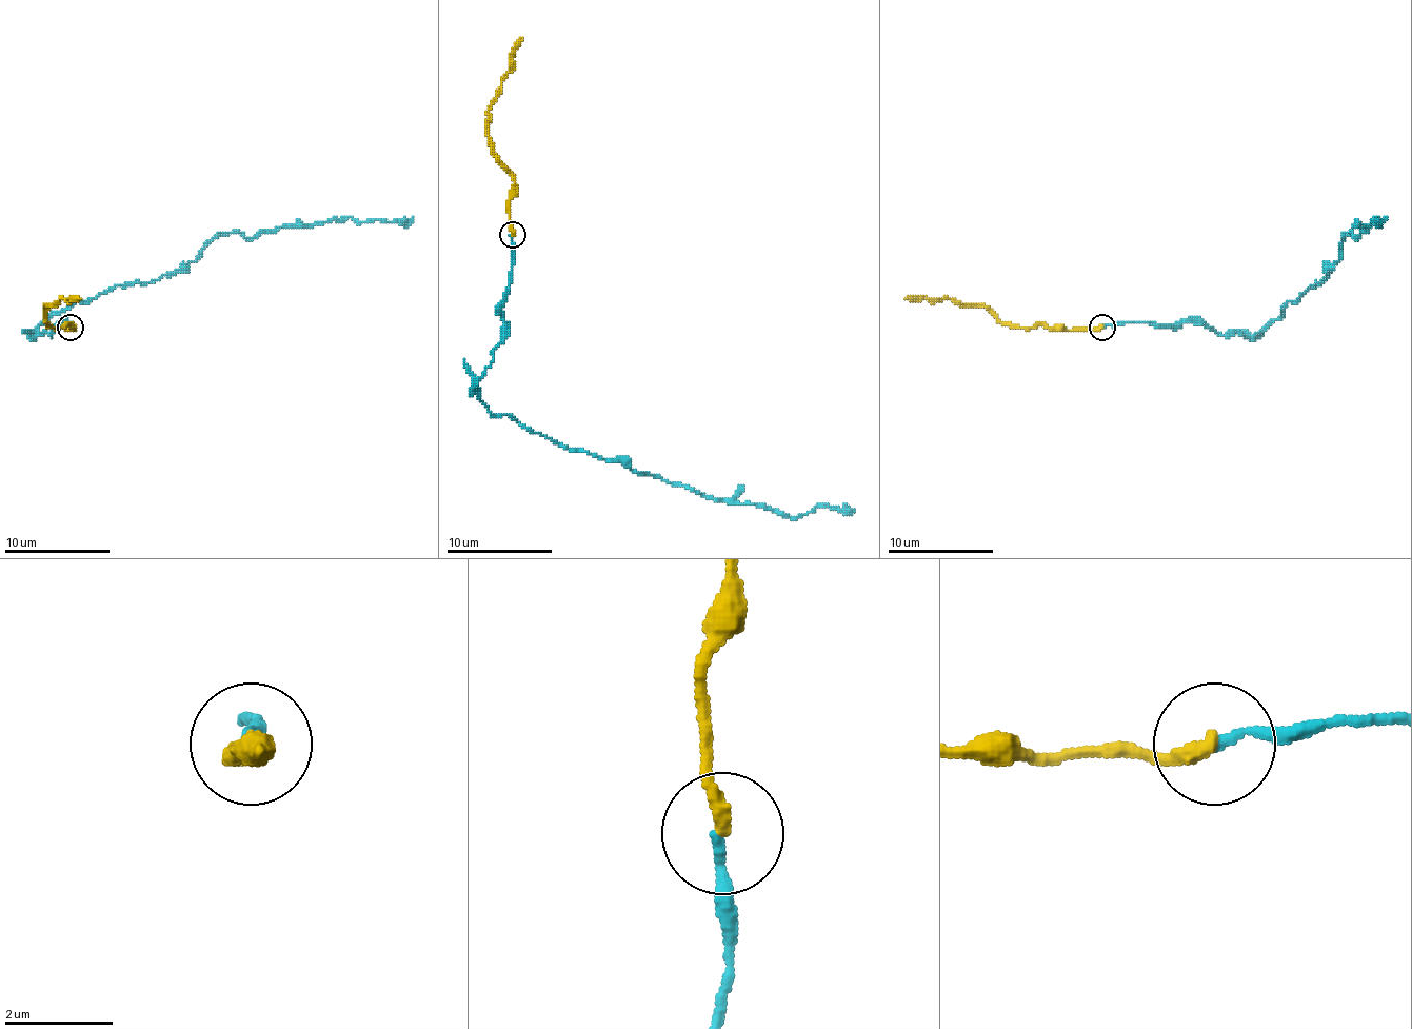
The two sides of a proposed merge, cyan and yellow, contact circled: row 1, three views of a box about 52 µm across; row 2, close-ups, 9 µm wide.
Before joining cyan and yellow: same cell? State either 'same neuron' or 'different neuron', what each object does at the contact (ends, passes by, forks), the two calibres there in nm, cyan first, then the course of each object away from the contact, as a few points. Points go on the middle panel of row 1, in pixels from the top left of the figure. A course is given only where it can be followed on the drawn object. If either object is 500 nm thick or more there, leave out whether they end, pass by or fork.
different neuron | cyan ends | yellow ends | 170/280 nm | cyan via (512, 235), (503, 338), (477, 382), (493, 414), (722, 501), (791, 517), (854, 509) | yellow via (512, 235), (509, 191), (514, 177), (498, 159), (488, 133), (488, 106), (501, 85), (509, 54), (522, 38)

